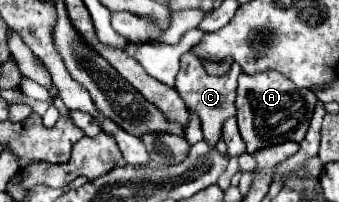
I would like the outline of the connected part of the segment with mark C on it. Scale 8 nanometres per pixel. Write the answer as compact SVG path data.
M186 52L182 56L182 68L176 76L176 86L178 86L180 96L186 102L188 110L200 118L202 132L206 134L206 142L216 144L222 134L222 124L228 118L236 116L234 100L236 100L236 88L238 88L238 74L240 74L240 66L236 62L232 62L232 66L230 66L230 74L210 76L210 74L206 74L204 66L200 64L200 60L192 52Z

